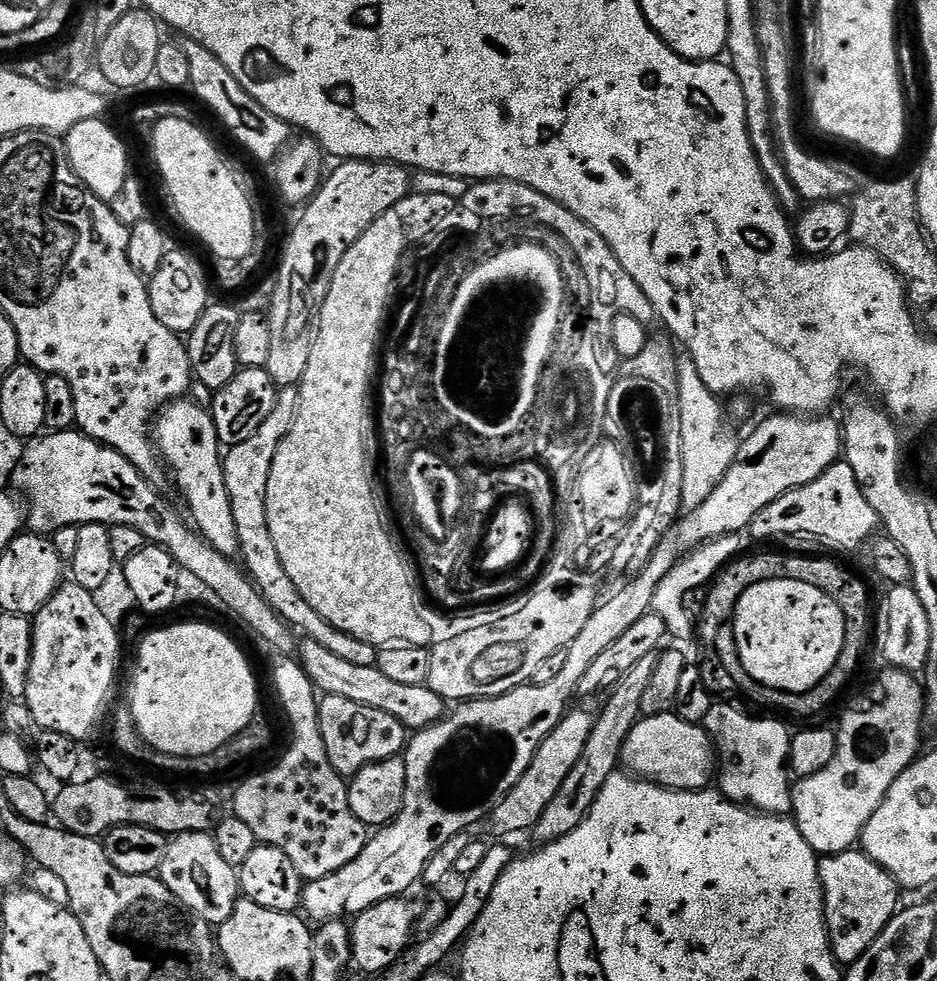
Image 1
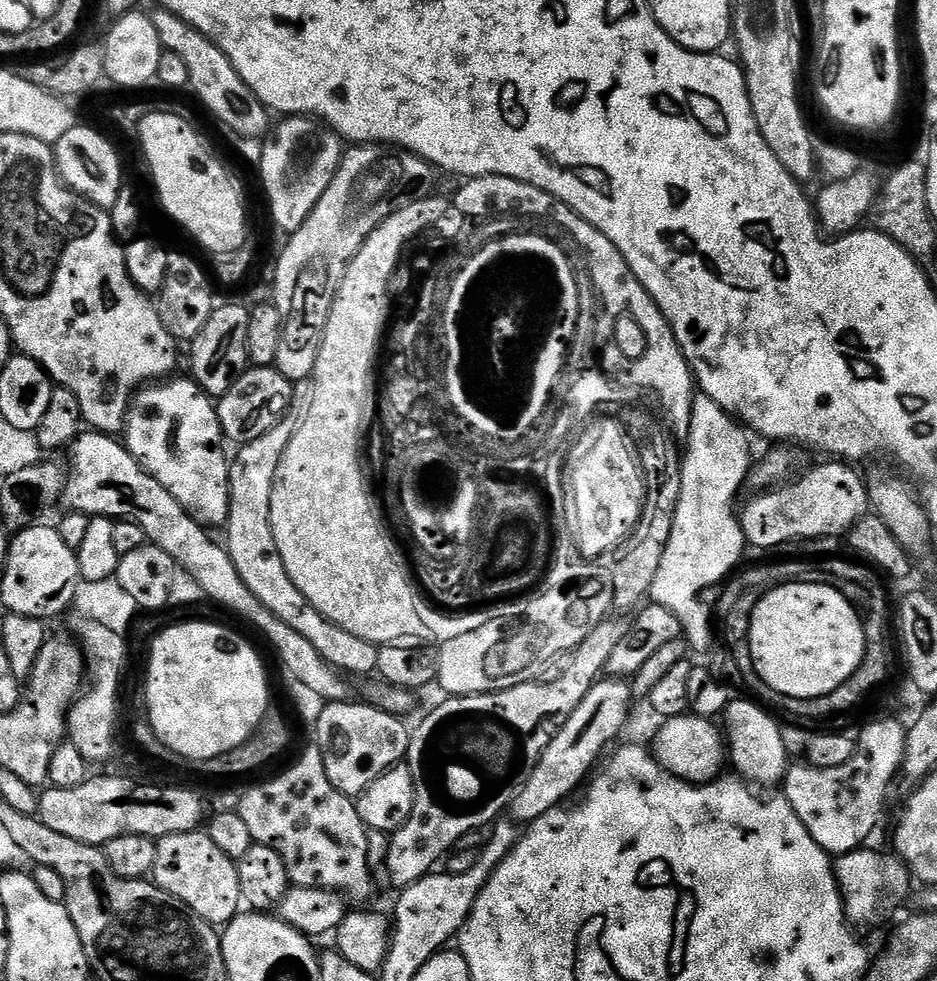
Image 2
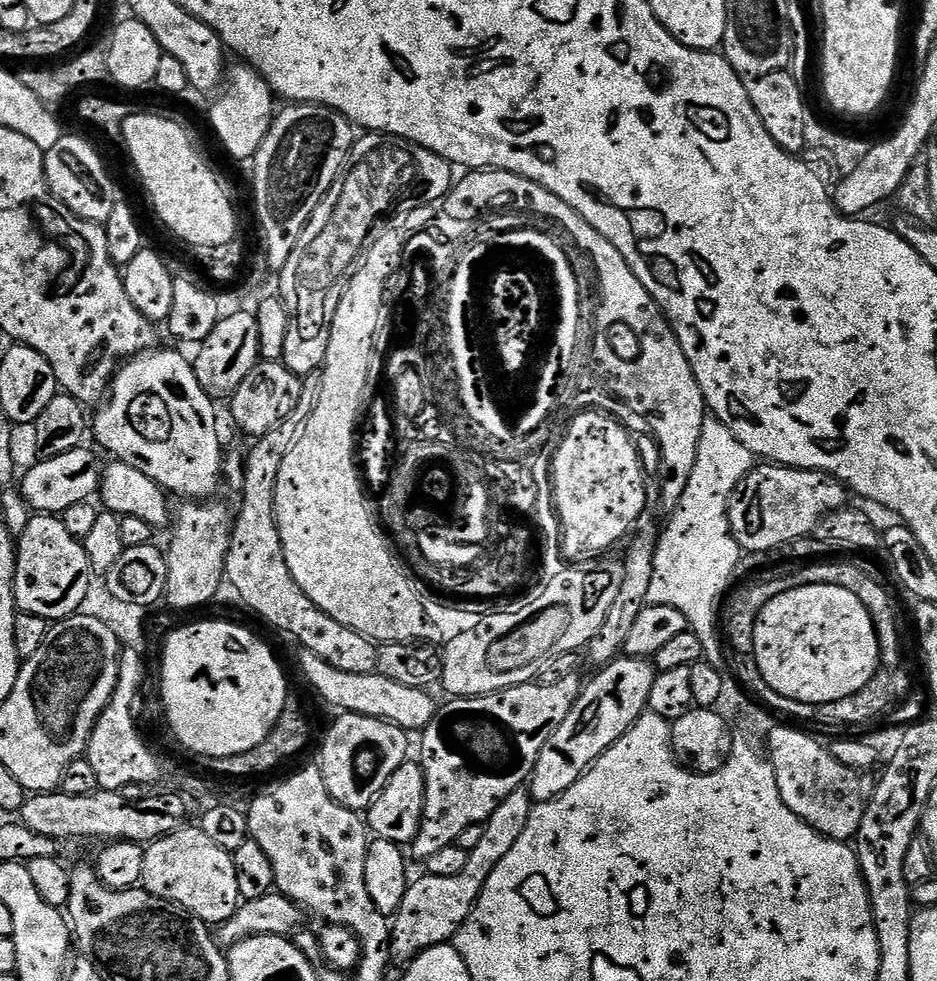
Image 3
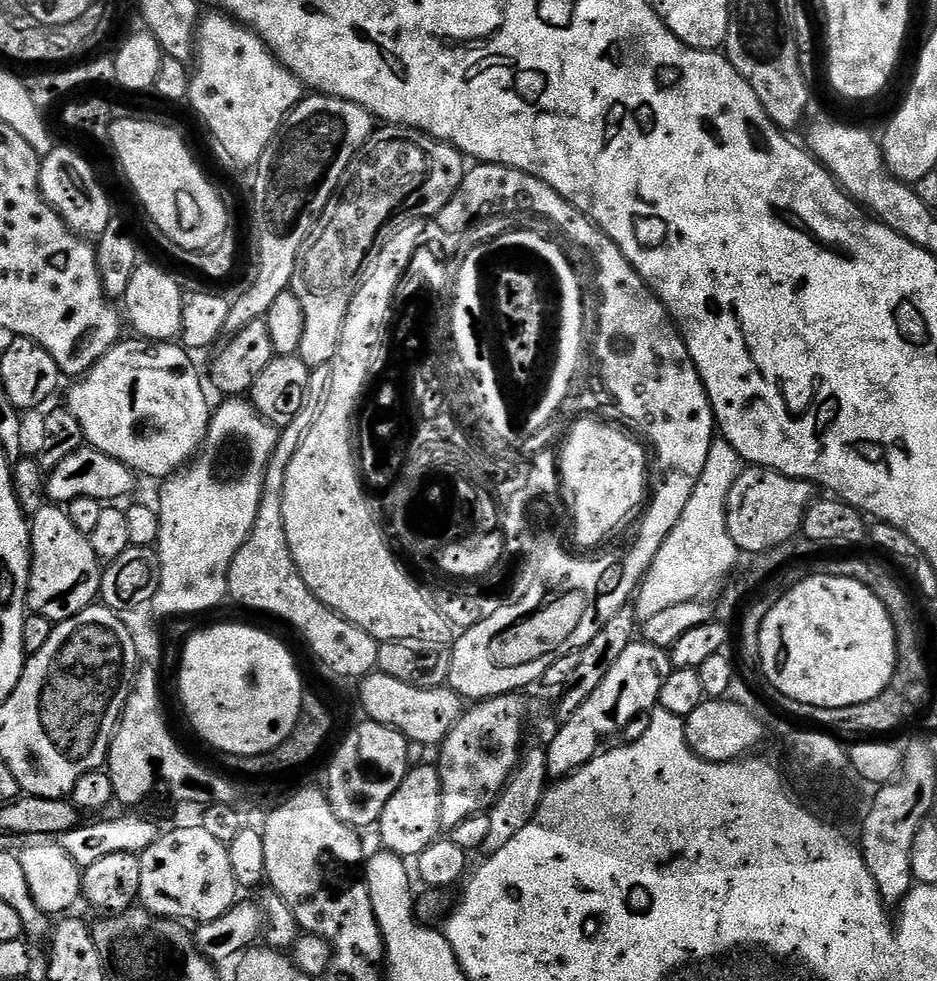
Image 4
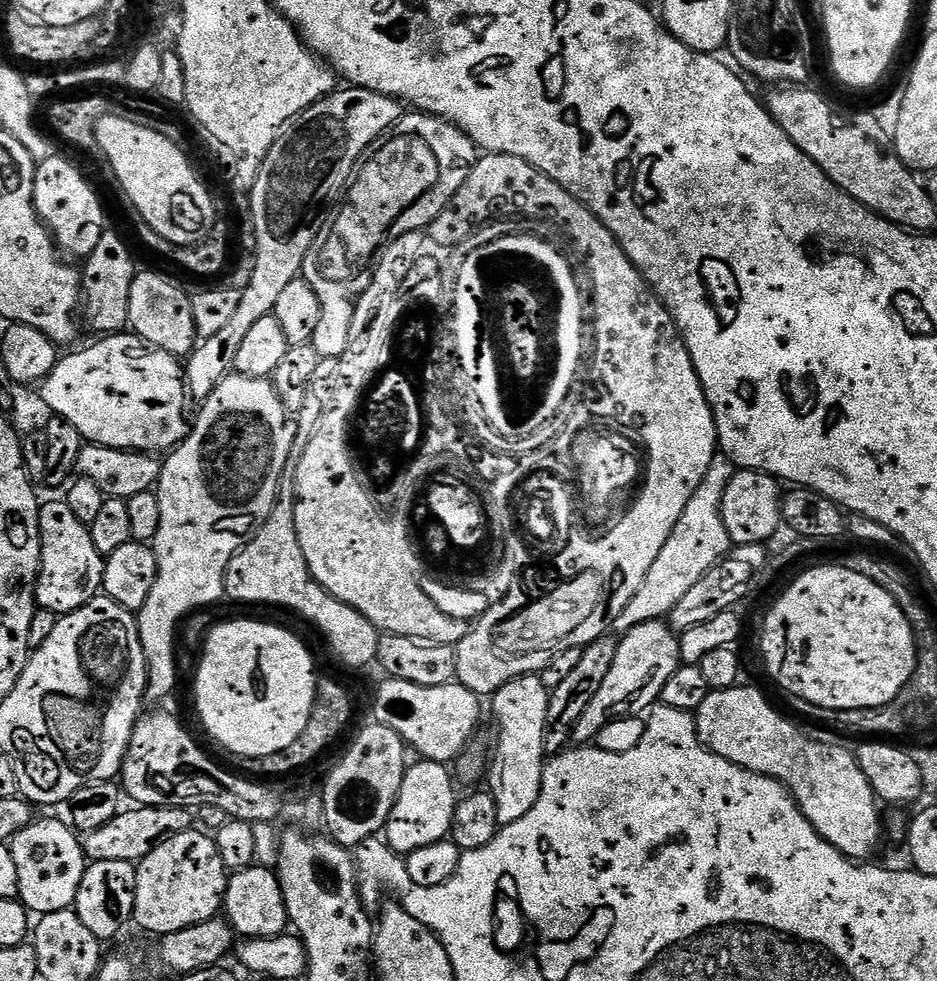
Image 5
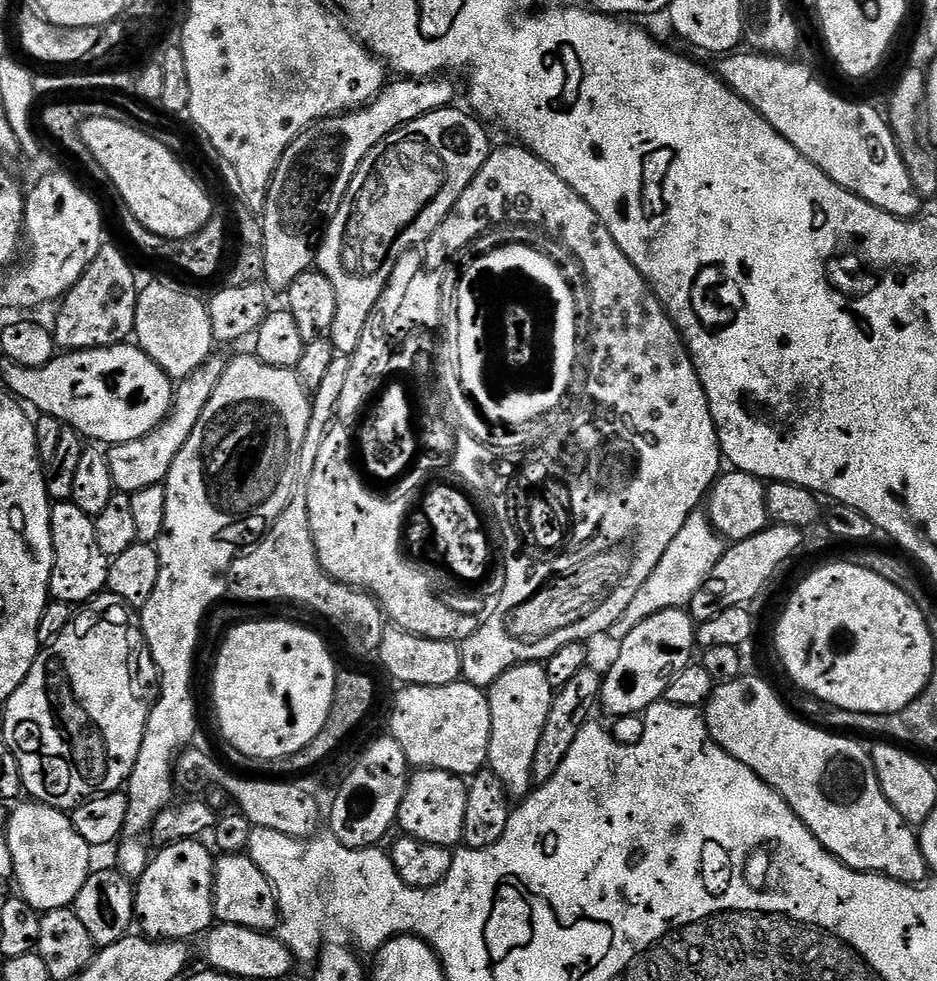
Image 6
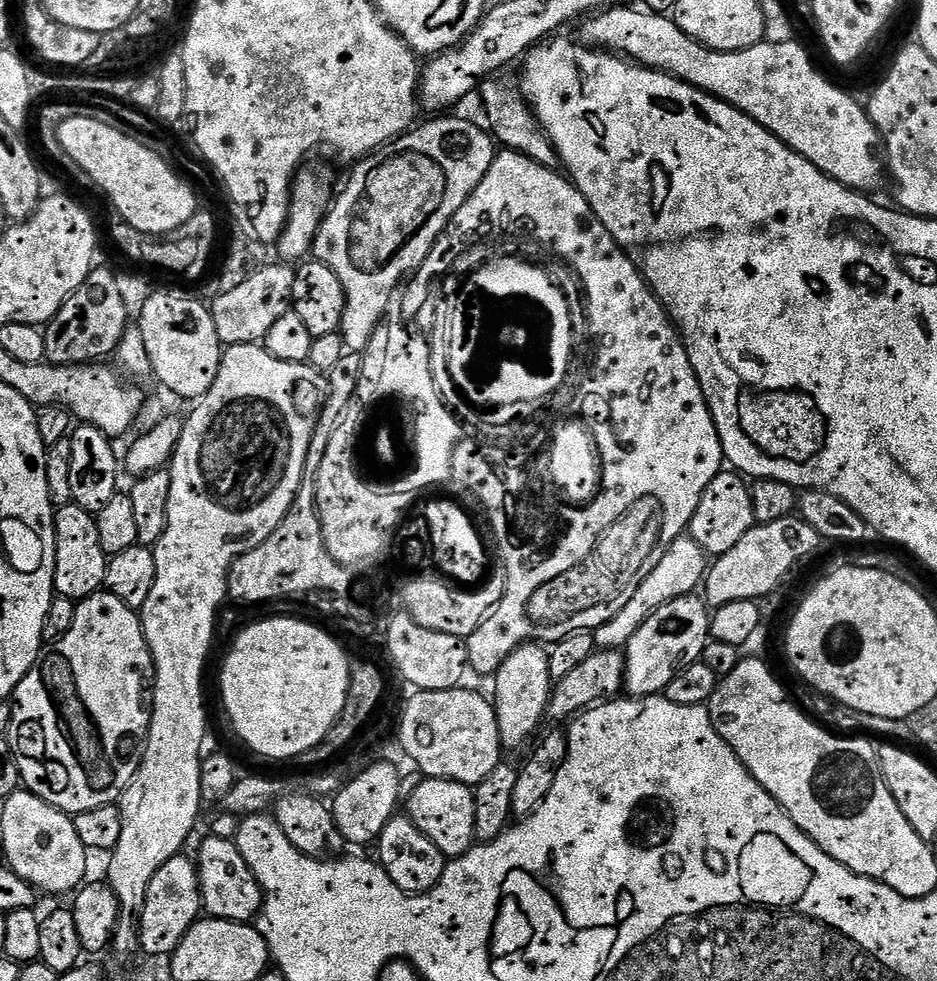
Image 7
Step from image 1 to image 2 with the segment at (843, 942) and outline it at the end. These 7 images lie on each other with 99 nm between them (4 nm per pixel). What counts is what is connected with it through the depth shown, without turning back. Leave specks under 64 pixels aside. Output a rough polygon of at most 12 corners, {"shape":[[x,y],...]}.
{"shape":[[864,846],[834,860],[849,925],[914,884],[907,864]]}

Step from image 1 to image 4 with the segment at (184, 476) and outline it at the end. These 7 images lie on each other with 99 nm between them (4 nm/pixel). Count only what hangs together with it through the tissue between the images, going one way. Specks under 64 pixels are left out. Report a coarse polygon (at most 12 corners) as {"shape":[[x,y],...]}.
{"shape":[[121,339],[73,383],[85,441],[141,477],[195,457],[213,409],[179,343]]}

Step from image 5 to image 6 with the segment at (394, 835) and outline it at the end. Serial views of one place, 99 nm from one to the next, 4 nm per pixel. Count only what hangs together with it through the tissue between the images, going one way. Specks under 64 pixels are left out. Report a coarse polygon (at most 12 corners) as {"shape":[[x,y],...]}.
{"shape":[[411,773],[398,828],[427,844],[462,841],[468,785]]}

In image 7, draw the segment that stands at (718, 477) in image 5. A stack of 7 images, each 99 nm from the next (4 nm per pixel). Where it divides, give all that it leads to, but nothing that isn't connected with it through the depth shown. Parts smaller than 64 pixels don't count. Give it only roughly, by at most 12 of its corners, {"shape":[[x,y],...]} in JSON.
{"shape":[[678,537],[638,594],[594,629],[597,649],[627,649],[642,622],[703,585],[708,553]]}

